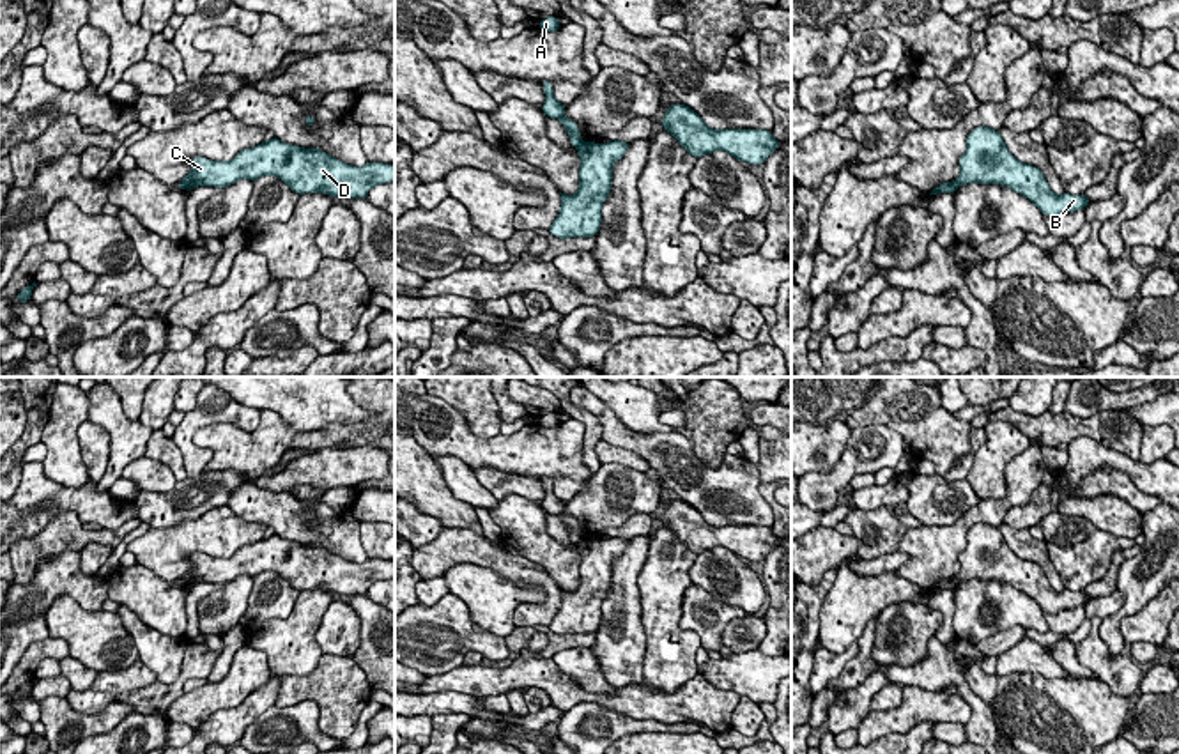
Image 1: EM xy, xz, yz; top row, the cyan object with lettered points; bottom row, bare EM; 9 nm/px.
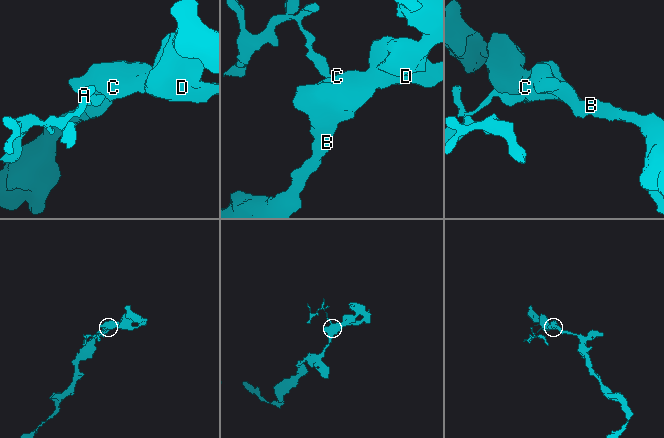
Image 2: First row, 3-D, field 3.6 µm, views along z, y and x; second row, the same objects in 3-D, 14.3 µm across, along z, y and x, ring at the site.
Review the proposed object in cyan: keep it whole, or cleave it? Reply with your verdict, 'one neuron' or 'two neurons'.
two neurons

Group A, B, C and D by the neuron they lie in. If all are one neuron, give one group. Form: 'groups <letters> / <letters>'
groups A / B C D

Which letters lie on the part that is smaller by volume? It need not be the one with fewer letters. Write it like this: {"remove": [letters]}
{"remove": ["A"]}

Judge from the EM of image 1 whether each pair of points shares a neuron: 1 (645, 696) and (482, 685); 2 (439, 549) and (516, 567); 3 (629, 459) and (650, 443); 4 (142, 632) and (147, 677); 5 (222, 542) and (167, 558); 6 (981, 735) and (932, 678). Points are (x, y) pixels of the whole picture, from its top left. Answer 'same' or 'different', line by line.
1: same
2: same
3: different
4: different
5: same
6: same

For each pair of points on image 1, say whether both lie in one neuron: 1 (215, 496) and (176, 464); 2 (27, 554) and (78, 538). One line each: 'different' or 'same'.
1: different
2: same

